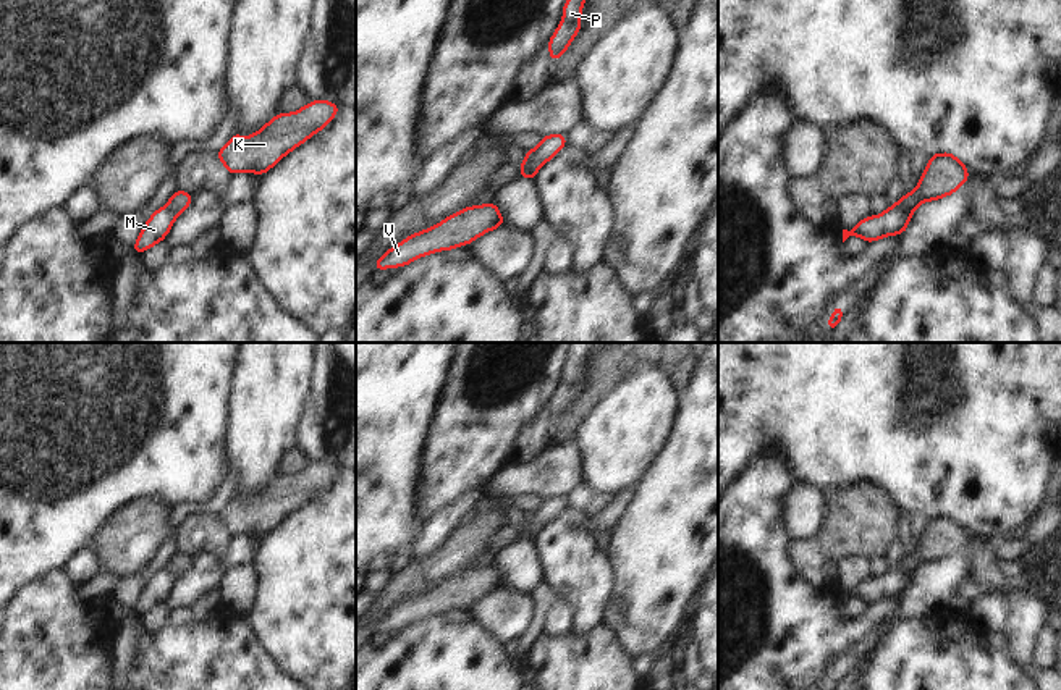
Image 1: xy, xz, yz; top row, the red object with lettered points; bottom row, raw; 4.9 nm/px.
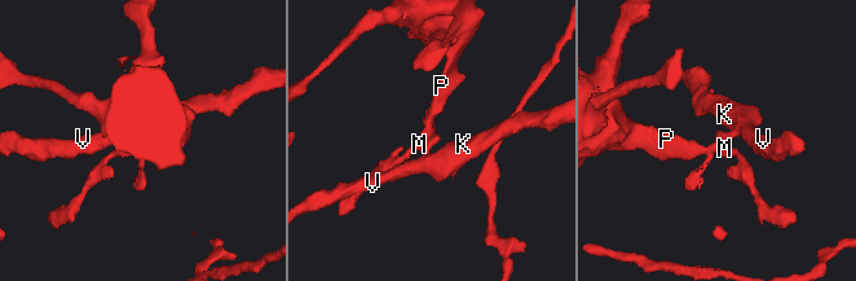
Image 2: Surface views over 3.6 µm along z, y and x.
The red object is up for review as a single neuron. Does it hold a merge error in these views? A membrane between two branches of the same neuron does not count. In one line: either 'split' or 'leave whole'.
split

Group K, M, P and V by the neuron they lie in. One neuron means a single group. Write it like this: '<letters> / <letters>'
K V / M P

